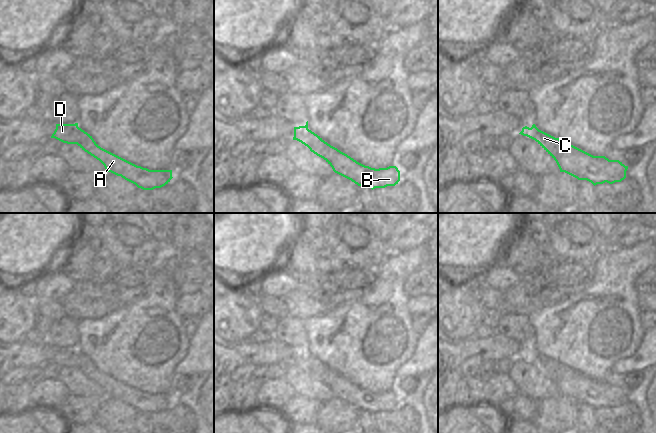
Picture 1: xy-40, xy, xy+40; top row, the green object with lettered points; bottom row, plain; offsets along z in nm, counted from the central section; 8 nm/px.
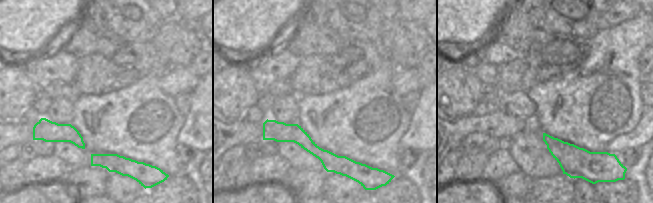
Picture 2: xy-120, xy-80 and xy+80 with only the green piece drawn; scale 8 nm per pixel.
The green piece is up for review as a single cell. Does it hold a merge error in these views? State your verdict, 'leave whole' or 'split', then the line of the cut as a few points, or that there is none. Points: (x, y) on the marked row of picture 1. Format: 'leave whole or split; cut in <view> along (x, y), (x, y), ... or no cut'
leave whole; no cut

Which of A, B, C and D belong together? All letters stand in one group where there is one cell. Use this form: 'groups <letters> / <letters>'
groups A B C D

